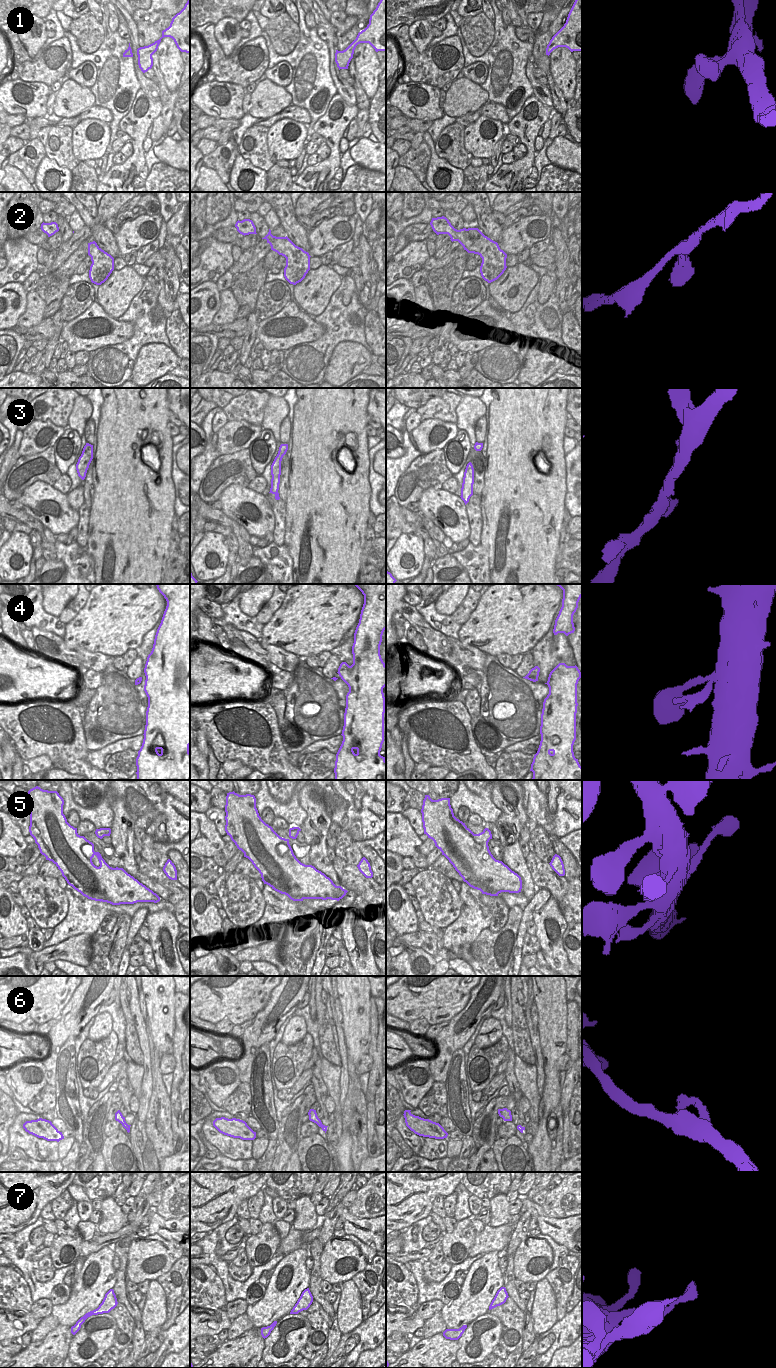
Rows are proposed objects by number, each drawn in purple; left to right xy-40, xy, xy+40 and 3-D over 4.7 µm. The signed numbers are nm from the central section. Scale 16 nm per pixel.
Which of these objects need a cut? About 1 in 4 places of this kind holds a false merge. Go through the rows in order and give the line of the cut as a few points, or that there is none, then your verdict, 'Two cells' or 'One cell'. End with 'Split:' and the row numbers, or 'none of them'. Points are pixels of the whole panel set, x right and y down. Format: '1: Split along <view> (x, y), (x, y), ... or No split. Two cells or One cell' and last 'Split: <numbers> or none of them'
1: No split. One cell
2: No split. One cell
3: No split. One cell
4: No split. One cell
5: No split. One cell
6: No split. One cell
7: No split. One cell
Split: none of them.

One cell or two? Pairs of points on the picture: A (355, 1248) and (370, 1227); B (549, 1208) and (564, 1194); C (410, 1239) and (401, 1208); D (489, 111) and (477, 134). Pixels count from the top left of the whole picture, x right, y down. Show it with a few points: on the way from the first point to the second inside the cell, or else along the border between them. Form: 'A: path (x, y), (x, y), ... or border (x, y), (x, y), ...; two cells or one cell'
A: border (346, 1234), (356, 1236), (375, 1250); two cells
B: path (553, 1205), (560, 1198); one cell
C: border (427, 1215), (401, 1231); two cells
D: border (481, 114), (498, 119), (504, 125); two cells

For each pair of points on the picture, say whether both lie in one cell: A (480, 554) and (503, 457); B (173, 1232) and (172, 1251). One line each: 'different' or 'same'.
A: different
B: different

